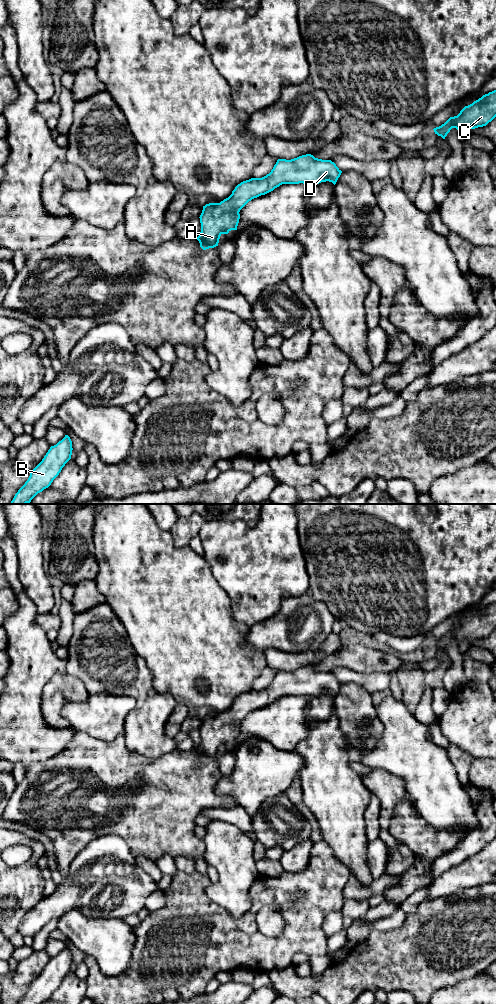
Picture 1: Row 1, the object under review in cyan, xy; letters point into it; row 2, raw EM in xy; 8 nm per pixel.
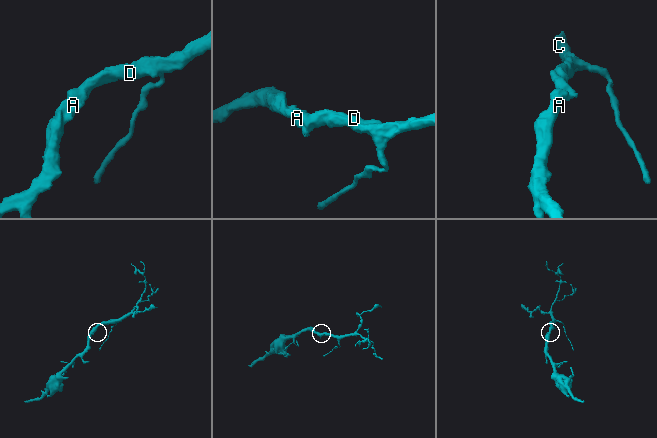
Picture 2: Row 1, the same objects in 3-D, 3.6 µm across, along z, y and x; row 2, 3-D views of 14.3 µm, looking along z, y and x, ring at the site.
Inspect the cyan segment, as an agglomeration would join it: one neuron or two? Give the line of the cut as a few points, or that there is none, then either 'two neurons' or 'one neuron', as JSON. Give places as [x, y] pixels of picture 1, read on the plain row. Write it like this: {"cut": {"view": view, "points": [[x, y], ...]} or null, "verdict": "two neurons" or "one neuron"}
{"cut": null, "verdict": "one neuron"}

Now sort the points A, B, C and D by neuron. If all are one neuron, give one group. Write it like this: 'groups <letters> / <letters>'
groups A B C D

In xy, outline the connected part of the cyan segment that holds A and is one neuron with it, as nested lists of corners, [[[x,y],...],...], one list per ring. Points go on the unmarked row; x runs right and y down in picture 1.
[[[311,666],[299,668],[297,670],[286,672],[278,671],[269,686],[262,690],[251,690],[238,696],[232,703],[232,706],[220,715],[209,715],[203,718],[200,727],[201,744],[195,749],[203,762],[218,758],[220,748],[228,746],[231,742],[237,742],[240,731],[240,722],[252,711],[265,707],[282,696],[307,696],[316,697],[321,694],[332,694],[336,696],[342,683],[331,672],[322,672],[315,670]]]

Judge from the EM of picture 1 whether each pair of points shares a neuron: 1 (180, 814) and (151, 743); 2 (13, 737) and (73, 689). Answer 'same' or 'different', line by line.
1: different
2: different

